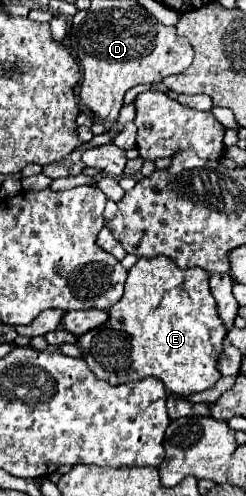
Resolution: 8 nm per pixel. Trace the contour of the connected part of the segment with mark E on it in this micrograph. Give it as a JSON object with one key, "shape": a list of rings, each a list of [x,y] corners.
{"shape":[[[170,257],[138,259],[128,271],[122,299],[108,311],[108,323],[78,339],[84,361],[96,377],[120,385],[152,375],[164,383],[166,391],[180,397],[212,387],[220,379],[216,361],[226,327],[220,321],[208,279],[210,273],[204,269],[180,269]]]}

